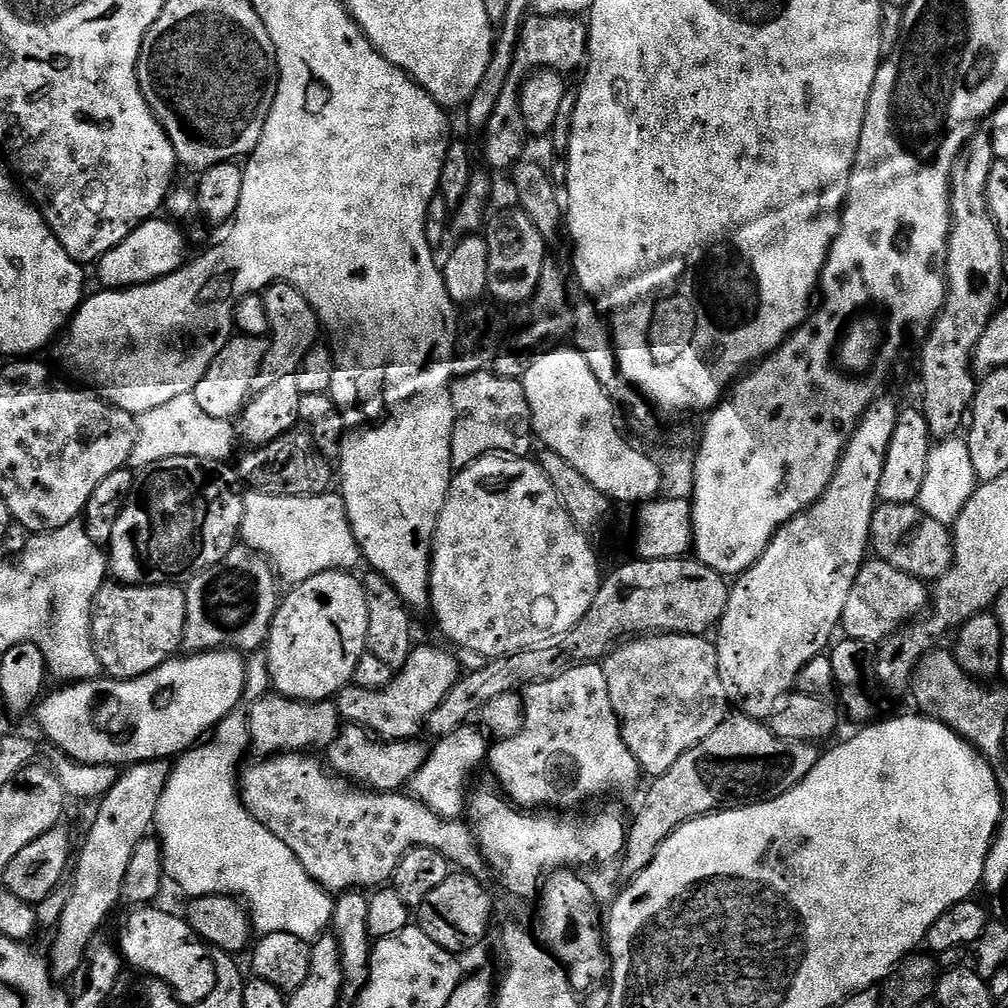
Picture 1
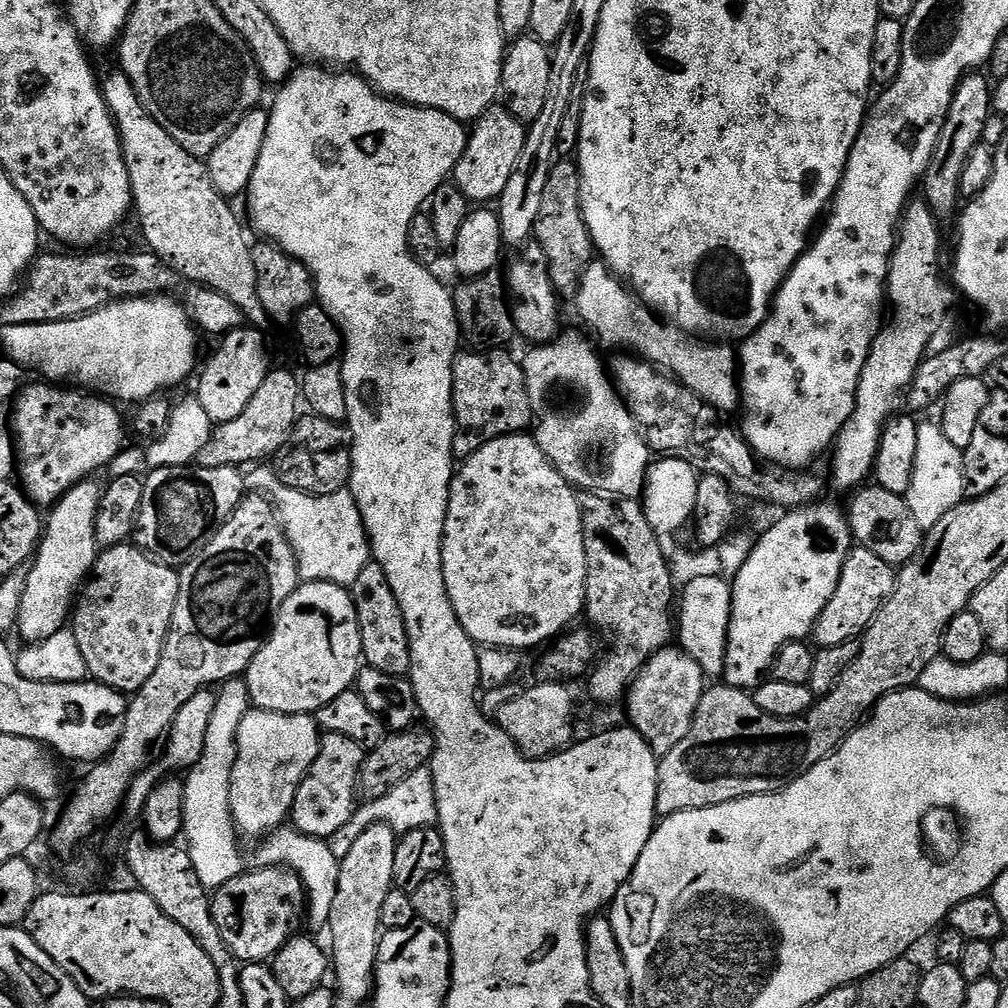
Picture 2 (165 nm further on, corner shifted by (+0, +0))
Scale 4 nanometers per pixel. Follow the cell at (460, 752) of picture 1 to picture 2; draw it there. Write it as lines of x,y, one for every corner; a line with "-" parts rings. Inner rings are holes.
422,767
398,782
394,789
388,791
382,798
363,801
356,809
345,826
337,833
332,834
328,840
330,854
336,860
342,861
350,854
351,847
358,842
358,837
368,829
370,825
386,824
395,830
398,836
408,833
410,830
431,828
438,822
436,795
433,788
433,776
429,767

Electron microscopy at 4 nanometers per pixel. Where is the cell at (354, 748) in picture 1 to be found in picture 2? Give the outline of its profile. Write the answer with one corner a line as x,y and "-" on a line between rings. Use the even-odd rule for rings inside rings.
324,732
321,735
318,756
298,786
290,813
291,827
303,836
328,841
355,814
361,762
361,757
356,756
356,752
358,753
358,745
350,742
350,738
342,738
342,734

